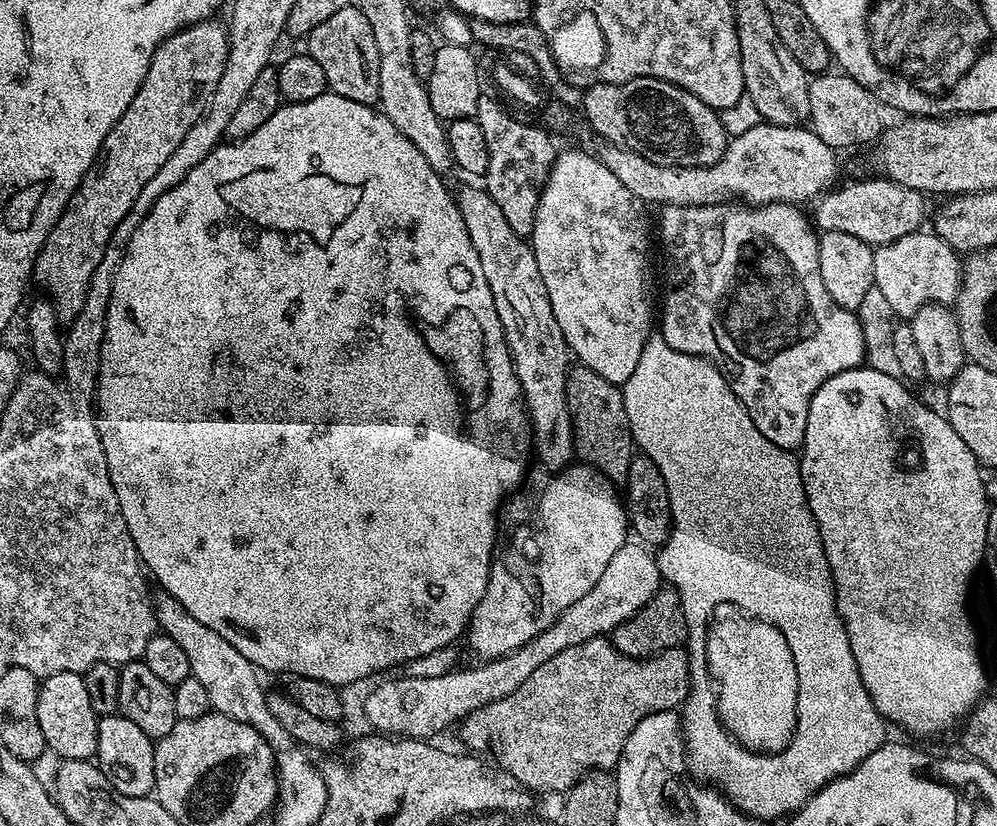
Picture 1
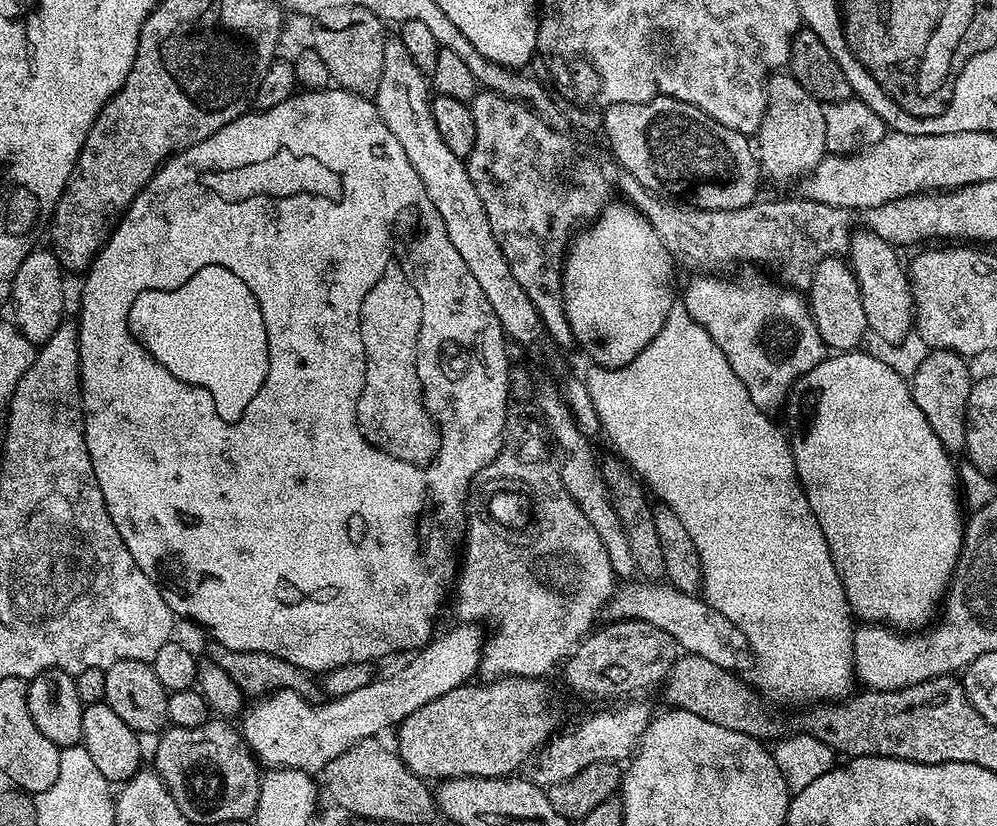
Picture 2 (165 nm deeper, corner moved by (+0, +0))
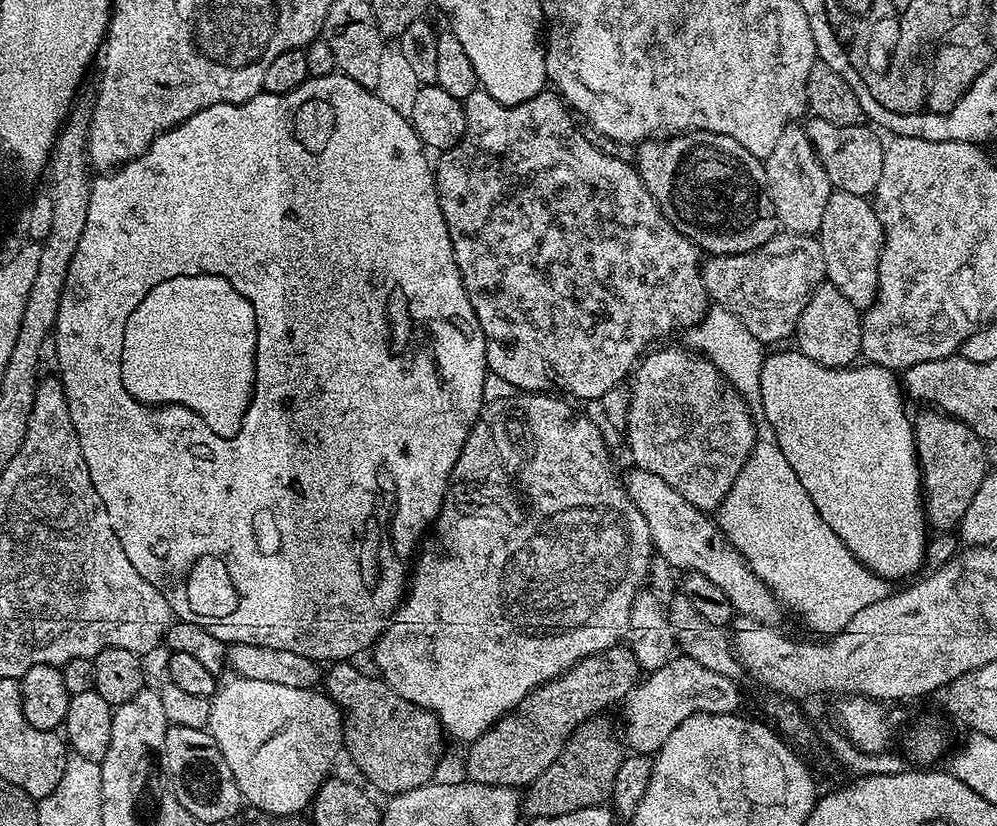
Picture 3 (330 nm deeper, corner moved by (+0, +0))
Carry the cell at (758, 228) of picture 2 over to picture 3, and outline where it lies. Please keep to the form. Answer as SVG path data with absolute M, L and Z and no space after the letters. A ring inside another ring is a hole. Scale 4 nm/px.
M777 231L758 250L746 254L709 255L700 269L709 297L730 310L754 338L771 346L795 333L806 302L825 283L824 255L819 239L803 232Z

